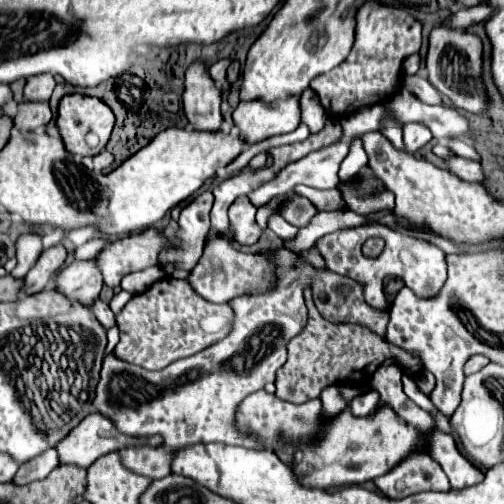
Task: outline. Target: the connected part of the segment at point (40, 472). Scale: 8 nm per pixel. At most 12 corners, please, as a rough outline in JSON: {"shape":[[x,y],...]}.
{"shape":[[48,450],[20,466],[16,484],[46,478],[60,466],[56,450]]}

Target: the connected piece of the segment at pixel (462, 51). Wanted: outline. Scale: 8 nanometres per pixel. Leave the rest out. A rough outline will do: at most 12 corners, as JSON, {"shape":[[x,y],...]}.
{"shape":[[436,26],[430,84],[456,108],[484,110],[482,42]]}

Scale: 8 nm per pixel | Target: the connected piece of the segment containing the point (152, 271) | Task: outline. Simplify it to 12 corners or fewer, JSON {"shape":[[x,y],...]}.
{"shape":[[158,266],[124,276],[122,290],[144,292],[164,278]]}

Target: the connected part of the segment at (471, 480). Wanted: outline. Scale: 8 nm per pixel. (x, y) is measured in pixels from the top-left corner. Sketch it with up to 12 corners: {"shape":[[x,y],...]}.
{"shape":[[434,430],[428,450],[452,488],[466,488],[484,474],[458,452],[450,434]]}

